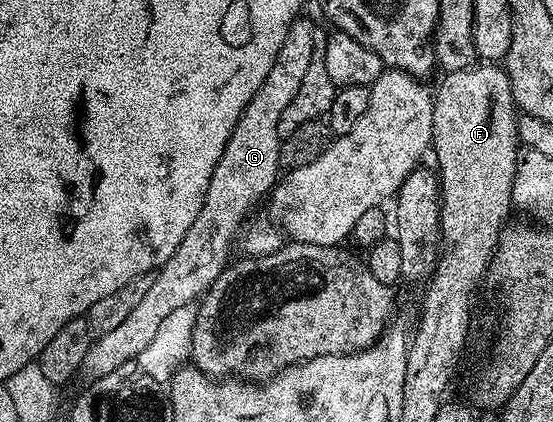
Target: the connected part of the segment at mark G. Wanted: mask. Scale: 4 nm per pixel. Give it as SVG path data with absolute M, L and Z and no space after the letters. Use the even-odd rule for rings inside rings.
M298 18L288 27L286 42L282 42L282 50L278 50L278 58L274 58L274 66L270 66L266 82L258 86L258 94L250 98L238 126L234 126L234 134L230 134L230 142L226 142L226 150L210 178L204 205L202 210L198 210L198 218L194 218L194 226L186 230L186 238L182 238L178 250L174 250L172 257L155 273L150 294L138 302L137 308L126 318L126 322L122 322L122 326L93 339L82 369L89 381L100 380L122 365L132 364L142 350L150 346L154 334L158 334L158 326L166 322L166 317L181 306L195 305L228 267L228 255L232 252L240 223L247 218L252 204L273 191L282 172L282 137L278 134L278 118L282 110L290 106L294 94L298 94L298 86L302 86L302 77L310 67L314 38L318 34L318 28L304 19Z

